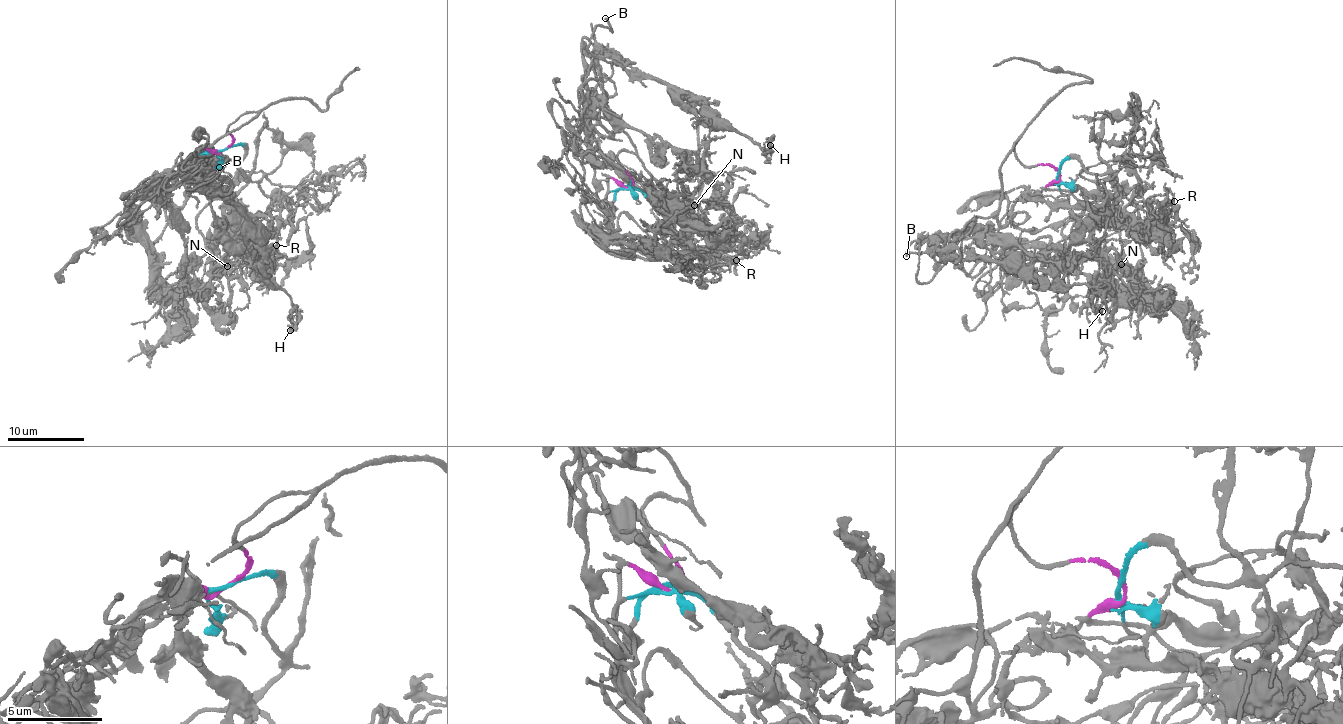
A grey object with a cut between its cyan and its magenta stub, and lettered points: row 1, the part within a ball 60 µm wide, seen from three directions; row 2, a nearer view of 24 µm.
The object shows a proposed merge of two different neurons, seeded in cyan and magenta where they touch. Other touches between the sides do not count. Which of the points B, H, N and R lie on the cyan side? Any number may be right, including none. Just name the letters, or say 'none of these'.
N, R

